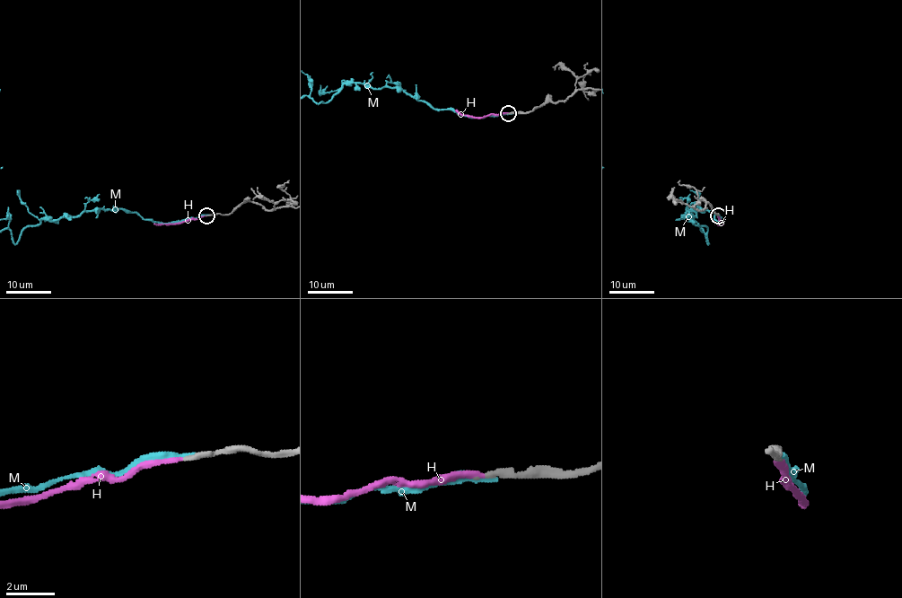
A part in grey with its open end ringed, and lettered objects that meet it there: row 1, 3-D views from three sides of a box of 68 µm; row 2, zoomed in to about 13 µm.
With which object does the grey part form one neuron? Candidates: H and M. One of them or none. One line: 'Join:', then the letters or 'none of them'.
Join: H

